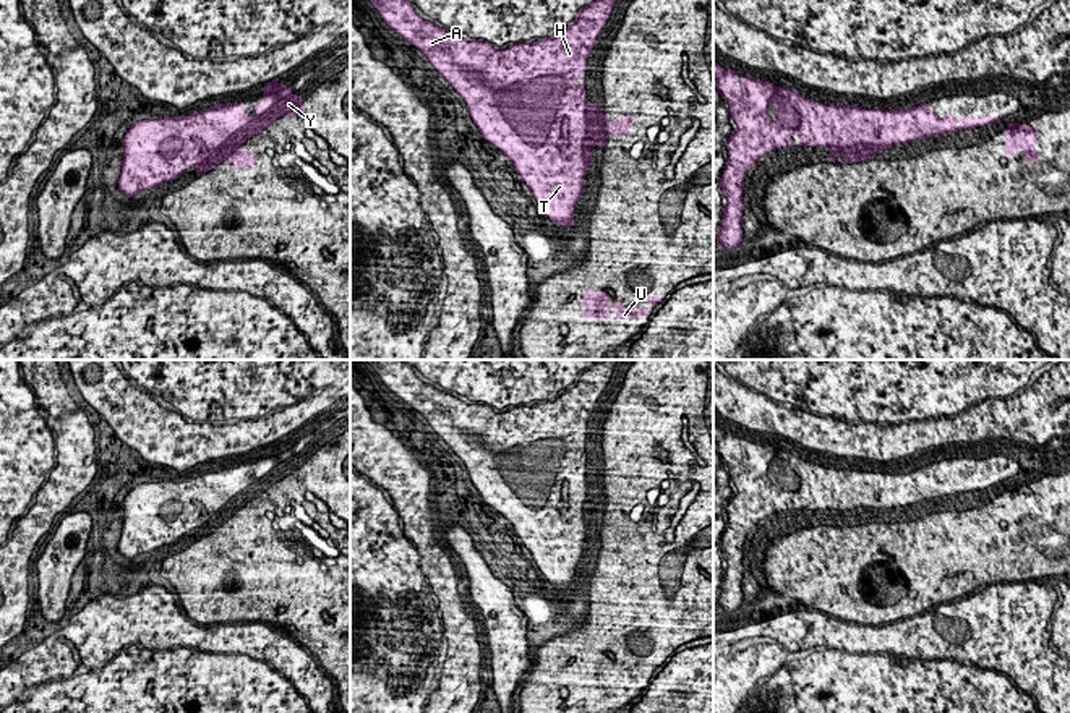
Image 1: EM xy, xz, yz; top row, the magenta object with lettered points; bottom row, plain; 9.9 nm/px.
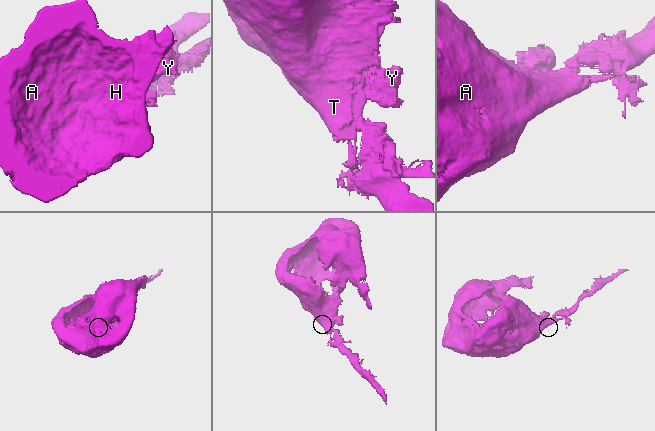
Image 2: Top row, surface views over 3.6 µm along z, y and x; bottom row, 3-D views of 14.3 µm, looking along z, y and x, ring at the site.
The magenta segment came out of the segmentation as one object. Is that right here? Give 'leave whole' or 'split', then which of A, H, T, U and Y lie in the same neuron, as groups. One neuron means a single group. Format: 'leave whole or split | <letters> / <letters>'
leave whole | A H T U Y

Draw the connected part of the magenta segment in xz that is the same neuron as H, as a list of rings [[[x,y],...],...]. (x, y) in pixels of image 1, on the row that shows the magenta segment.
[[[409,0],[370,2],[389,29],[422,50],[441,76],[457,91],[467,104],[470,117],[483,138],[514,164],[517,173],[530,188],[546,217],[559,228],[572,227],[577,203],[584,194],[587,169],[593,164],[593,147],[605,147],[606,136],[627,136],[636,120],[636,115],[621,115],[619,122],[608,122],[600,105],[587,102],[585,83],[576,84],[579,78],[585,78],[587,60],[611,16],[616,0],[595,0],[579,11],[574,24],[567,26],[554,37],[545,37],[532,44],[516,44],[504,50],[496,50],[493,44],[483,41],[469,42],[447,29],[422,19],[415,13],[413,3]]]

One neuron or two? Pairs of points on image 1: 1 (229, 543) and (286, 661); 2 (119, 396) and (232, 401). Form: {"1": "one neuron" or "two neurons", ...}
{"1": "two neurons", "2": "one neuron"}

